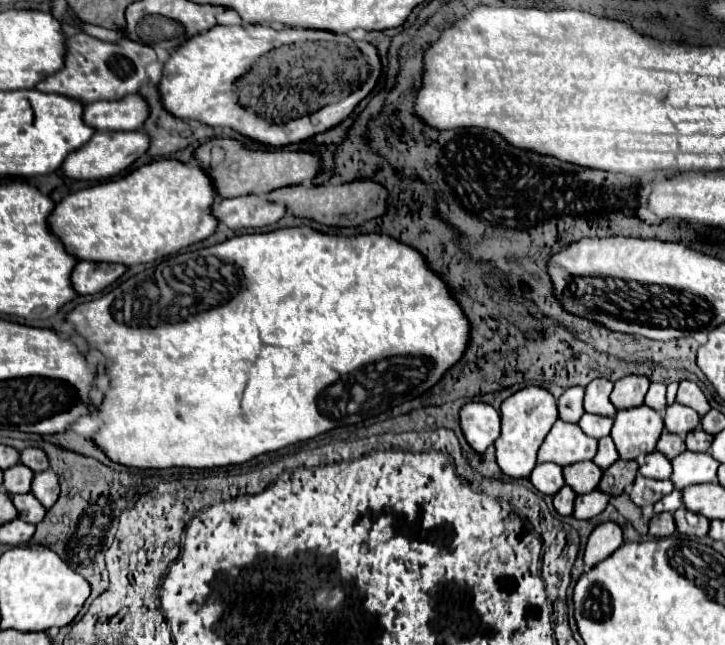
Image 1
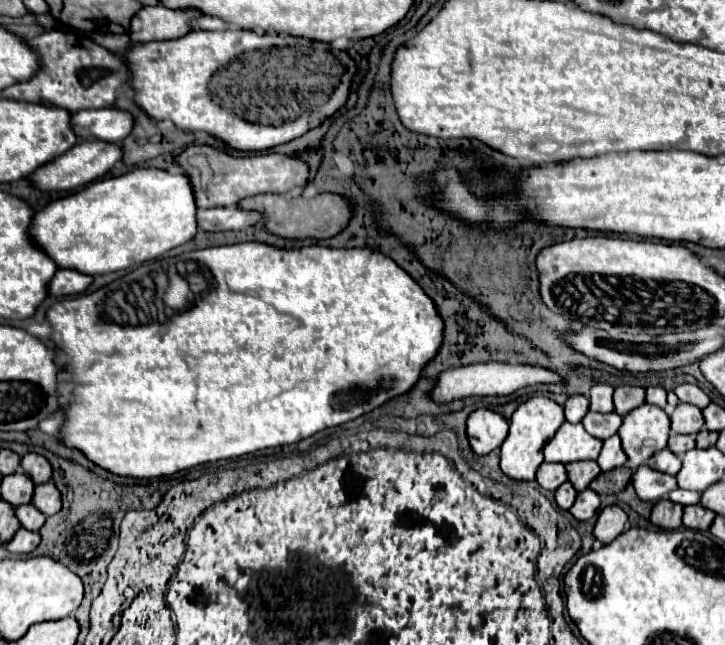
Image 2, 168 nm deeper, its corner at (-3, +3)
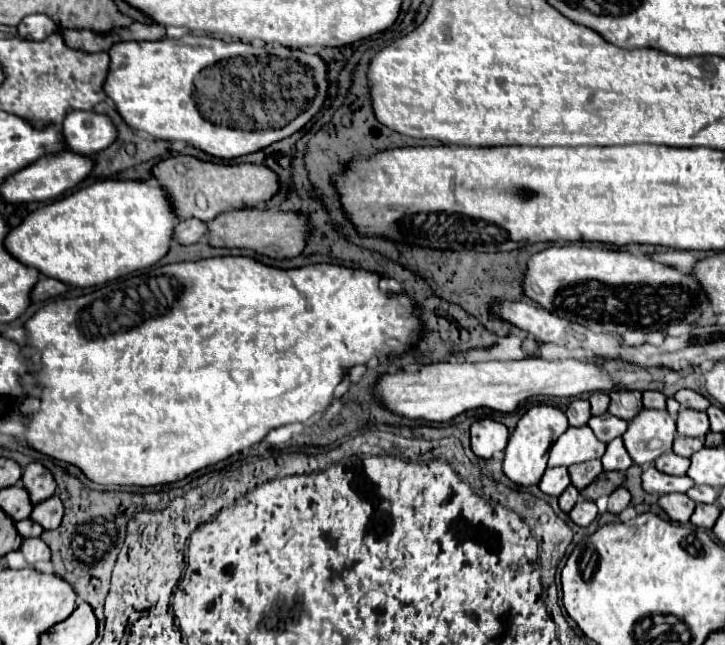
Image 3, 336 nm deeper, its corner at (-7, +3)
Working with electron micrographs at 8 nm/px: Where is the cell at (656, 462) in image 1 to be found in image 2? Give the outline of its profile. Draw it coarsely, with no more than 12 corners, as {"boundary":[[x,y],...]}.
{"boundary":[[669,448],[649,458],[649,468],[677,474],[681,460]]}

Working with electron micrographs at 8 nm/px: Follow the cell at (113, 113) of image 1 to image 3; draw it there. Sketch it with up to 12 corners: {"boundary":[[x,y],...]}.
{"boundary":[[83,110],[67,114],[65,150],[93,156],[115,138],[107,116]]}

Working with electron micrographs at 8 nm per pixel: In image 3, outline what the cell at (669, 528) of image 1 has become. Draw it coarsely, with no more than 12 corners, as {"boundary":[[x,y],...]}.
{"boundary":[[663,494],[659,506],[671,520],[689,522],[695,502],[687,494]]}

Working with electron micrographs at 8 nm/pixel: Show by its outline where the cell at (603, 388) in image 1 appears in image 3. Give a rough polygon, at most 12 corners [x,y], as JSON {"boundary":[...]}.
{"boundary":[[607,392],[591,394],[591,414],[601,416],[609,408]]}

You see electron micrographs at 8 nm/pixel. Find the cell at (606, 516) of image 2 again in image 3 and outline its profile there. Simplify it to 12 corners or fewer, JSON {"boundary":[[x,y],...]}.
{"boundary":[[625,486],[609,496],[607,510],[619,514],[631,502]]}

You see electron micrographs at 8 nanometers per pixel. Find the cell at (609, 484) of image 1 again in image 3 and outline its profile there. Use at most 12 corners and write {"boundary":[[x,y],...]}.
{"boundary":[[603,472],[581,496],[595,502],[625,480],[623,472]]}

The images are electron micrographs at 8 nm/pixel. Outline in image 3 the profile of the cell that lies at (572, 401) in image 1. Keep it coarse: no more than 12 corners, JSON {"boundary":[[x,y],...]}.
{"boundary":[[573,400],[567,408],[571,426],[591,418],[587,400]]}

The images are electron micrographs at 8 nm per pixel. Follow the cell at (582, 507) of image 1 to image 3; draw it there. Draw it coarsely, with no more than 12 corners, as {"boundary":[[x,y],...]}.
{"boundary":[[579,500],[569,512],[581,528],[597,518],[595,502]]}

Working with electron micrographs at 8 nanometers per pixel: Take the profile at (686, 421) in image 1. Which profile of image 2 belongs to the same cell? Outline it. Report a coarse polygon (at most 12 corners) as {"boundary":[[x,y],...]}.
{"boundary":[[679,404],[671,414],[675,434],[697,434],[703,414],[693,404]]}

